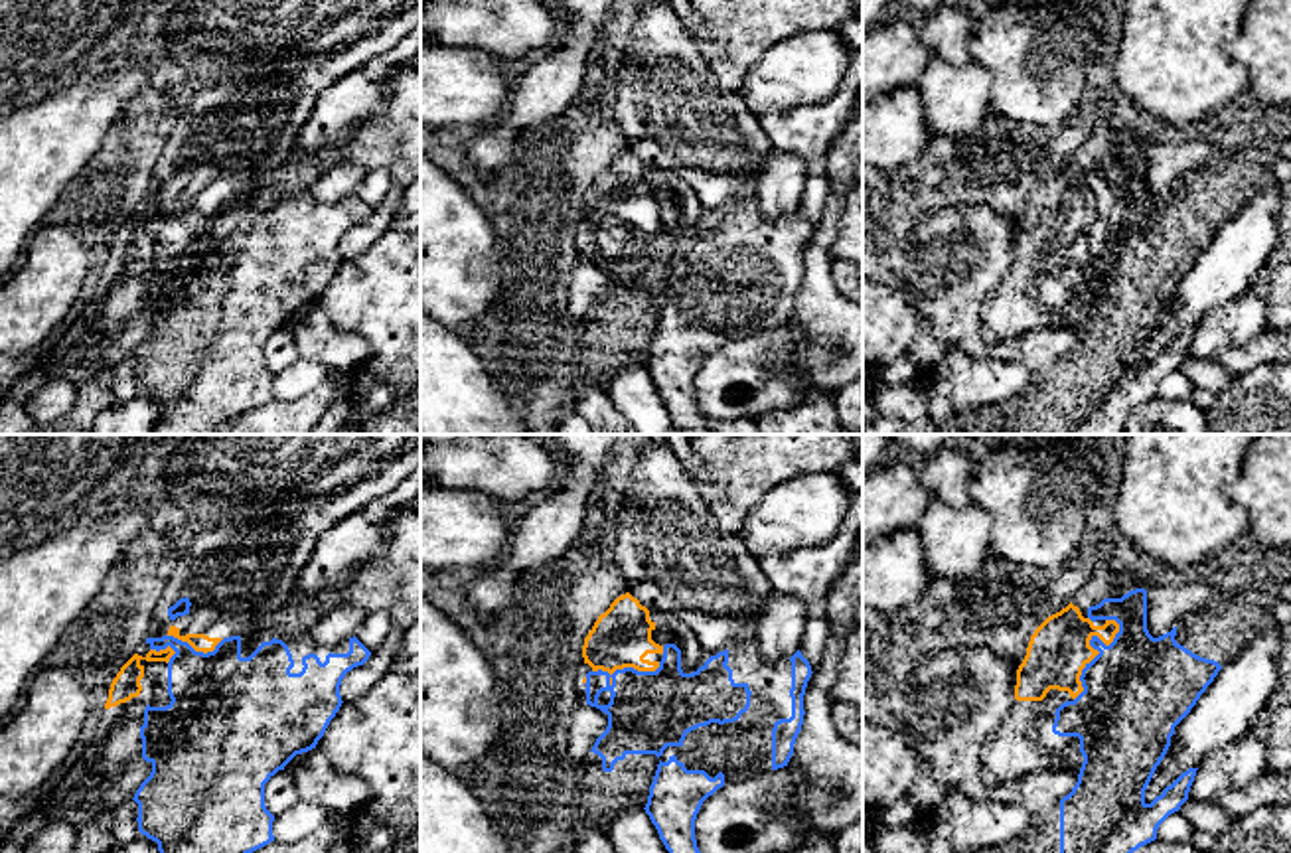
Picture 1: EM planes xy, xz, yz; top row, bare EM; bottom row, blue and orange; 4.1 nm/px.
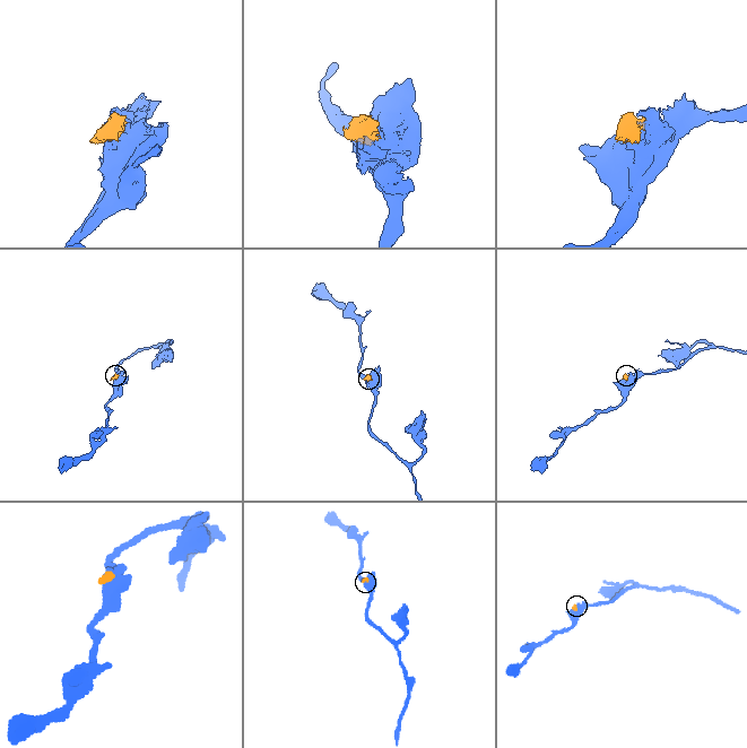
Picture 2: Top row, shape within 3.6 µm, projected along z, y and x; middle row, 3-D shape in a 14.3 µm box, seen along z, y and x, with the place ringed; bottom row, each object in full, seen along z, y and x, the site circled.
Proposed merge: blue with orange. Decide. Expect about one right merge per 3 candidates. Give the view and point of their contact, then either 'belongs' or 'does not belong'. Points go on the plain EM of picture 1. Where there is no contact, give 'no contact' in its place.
contact yz (1094, 206); does not belong

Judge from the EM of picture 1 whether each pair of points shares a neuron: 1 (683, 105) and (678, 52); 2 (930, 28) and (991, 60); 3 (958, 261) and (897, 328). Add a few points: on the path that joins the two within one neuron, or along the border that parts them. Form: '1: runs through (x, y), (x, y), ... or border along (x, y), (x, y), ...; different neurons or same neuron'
1: runs through (683, 91), (683, 66); same neuron
2: border along (974, 20), (970, 58); different neurons
3: border along (895, 287), (918, 314), (918, 332), (907, 352); different neurons

